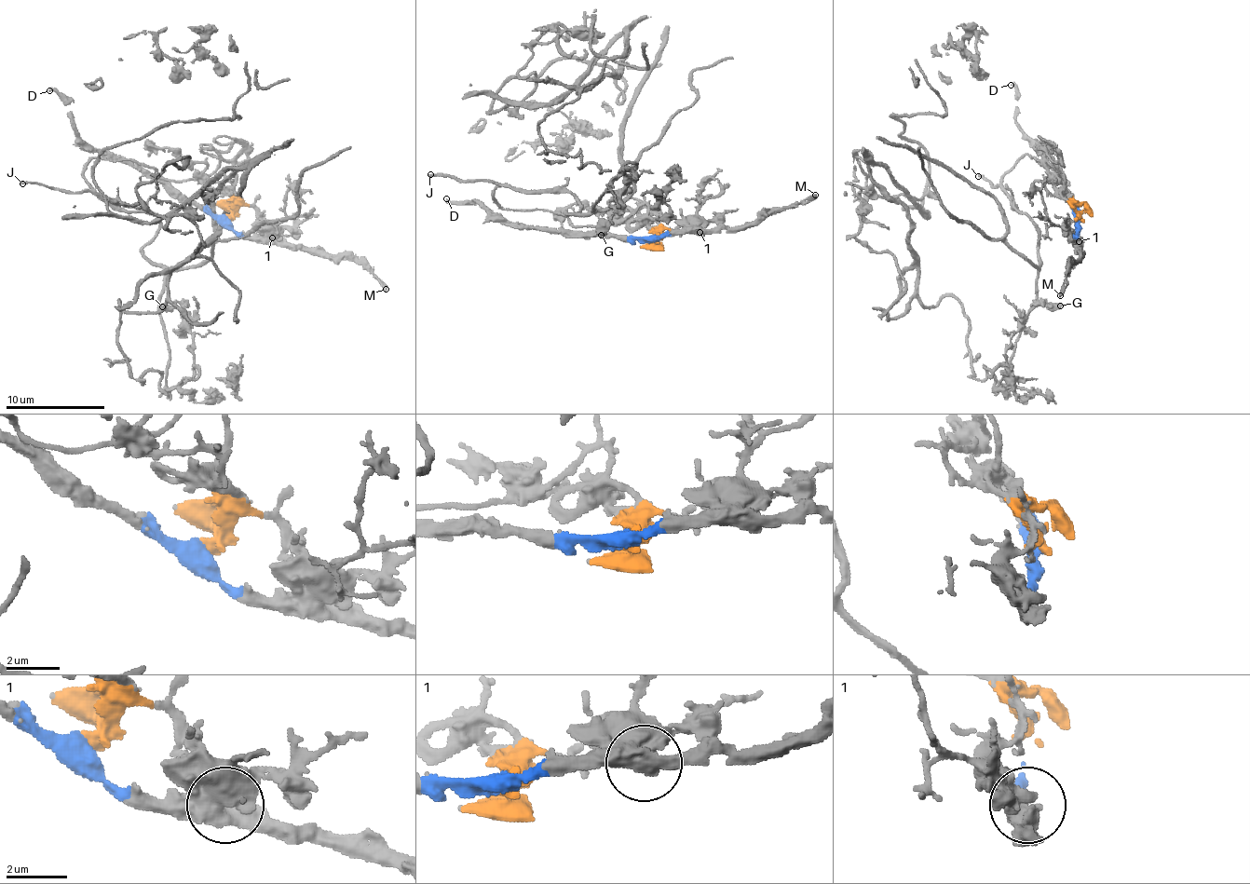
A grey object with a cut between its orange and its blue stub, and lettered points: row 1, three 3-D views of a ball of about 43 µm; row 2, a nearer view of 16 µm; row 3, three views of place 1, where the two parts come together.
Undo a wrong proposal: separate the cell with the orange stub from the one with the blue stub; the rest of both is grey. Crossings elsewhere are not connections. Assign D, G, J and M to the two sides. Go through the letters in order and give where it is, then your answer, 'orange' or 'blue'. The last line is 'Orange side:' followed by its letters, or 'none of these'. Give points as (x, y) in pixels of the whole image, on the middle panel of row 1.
D: at (446, 198); blue
G: at (601, 235); orange
J: at (430, 174); orange
M: at (815, 195); blue
Orange side: G, J

